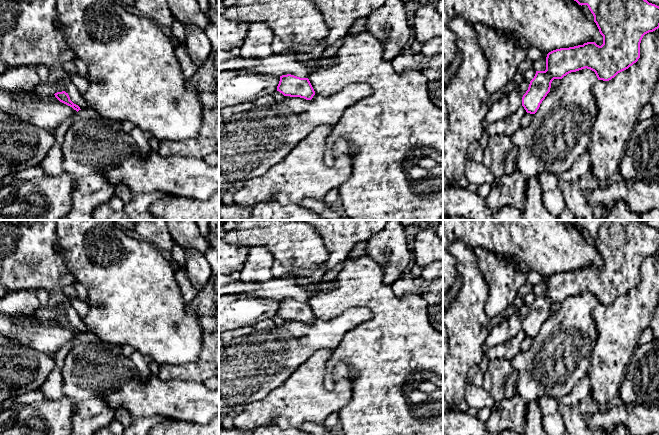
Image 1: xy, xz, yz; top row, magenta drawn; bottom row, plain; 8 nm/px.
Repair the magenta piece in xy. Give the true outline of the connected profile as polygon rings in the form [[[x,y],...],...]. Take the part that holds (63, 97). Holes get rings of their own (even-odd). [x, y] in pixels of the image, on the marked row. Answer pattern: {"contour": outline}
{"contour": [[[65,91],[57,92],[57,93],[55,93],[54,95],[55,95],[55,97],[56,97],[60,102],[62,102],[62,103],[64,103],[64,104],[70,106],[70,107],[72,107],[72,108],[73,108],[74,110],[76,110],[77,112],[78,112],[79,110],[81,110],[78,105],[74,104],[74,103],[70,100],[70,97],[69,97],[68,93],[66,93]]]}

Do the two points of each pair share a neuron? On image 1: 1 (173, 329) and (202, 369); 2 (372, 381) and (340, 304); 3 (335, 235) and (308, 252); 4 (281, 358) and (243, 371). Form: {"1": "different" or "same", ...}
{"1": "different", "2": "same", "3": "different", "4": "same"}

